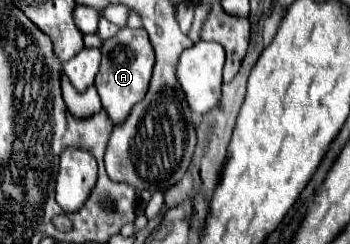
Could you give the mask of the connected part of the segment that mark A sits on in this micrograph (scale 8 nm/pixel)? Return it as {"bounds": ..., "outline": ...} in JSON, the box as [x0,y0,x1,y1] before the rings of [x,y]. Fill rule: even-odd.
{"bounds":[96,29,154,125],"outline":[[[120,29],[114,37],[102,43],[102,67],[96,75],[96,89],[102,99],[102,107],[114,119],[114,125],[122,123],[130,113],[130,107],[146,95],[154,67],[154,47],[146,35],[146,29]]]}

